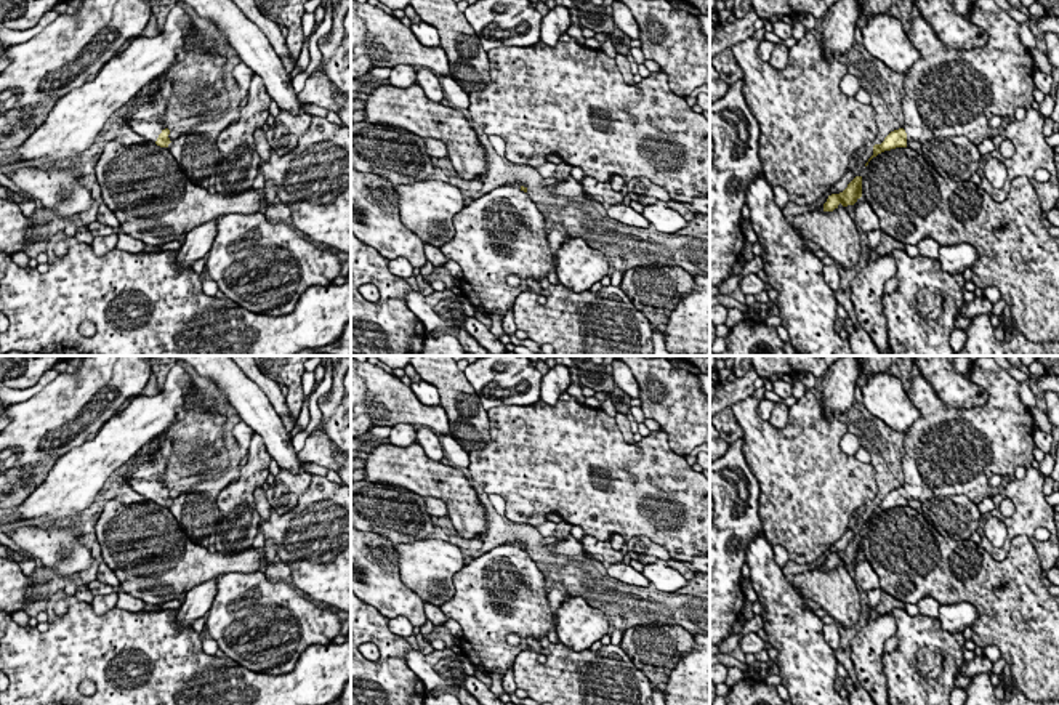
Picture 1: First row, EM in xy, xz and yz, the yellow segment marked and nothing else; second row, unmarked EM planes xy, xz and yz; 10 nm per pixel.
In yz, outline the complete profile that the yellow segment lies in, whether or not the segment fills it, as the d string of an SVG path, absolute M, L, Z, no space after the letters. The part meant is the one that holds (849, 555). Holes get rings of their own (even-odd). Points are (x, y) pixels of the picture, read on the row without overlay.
M856 535L848 546L840 553L828 554L823 562L823 570L833 570L841 562L843 566L854 564L862 556L862 535Z

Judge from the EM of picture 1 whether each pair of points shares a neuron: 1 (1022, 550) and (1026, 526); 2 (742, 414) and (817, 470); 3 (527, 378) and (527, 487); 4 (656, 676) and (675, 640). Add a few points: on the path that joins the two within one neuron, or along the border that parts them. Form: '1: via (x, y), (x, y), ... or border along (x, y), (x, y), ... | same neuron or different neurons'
1: border along (992, 556), (1026, 535), (1042, 569) | different neurons
2: via (758, 435), (792, 470), (797, 470) | same neuron
3: border along (537, 401), (494, 406), (491, 409) | different neurons
4: via (657, 667), (657, 657), (665, 649) | same neuron

